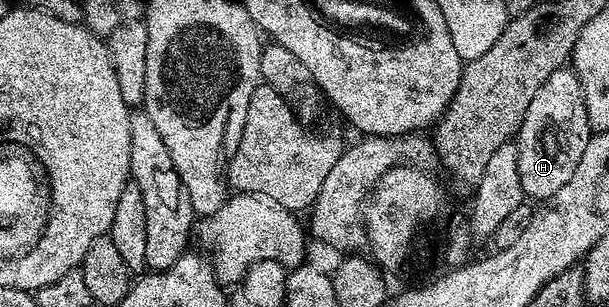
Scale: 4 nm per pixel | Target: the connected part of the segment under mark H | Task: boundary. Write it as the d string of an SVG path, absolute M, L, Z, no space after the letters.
M569 67L551 71L547 83L535 91L535 99L531 99L531 107L527 107L527 115L523 115L521 129L515 138L519 183L526 198L544 203L553 197L555 191L575 175L575 167L579 167L579 159L583 159L590 136L585 96L576 72Z

